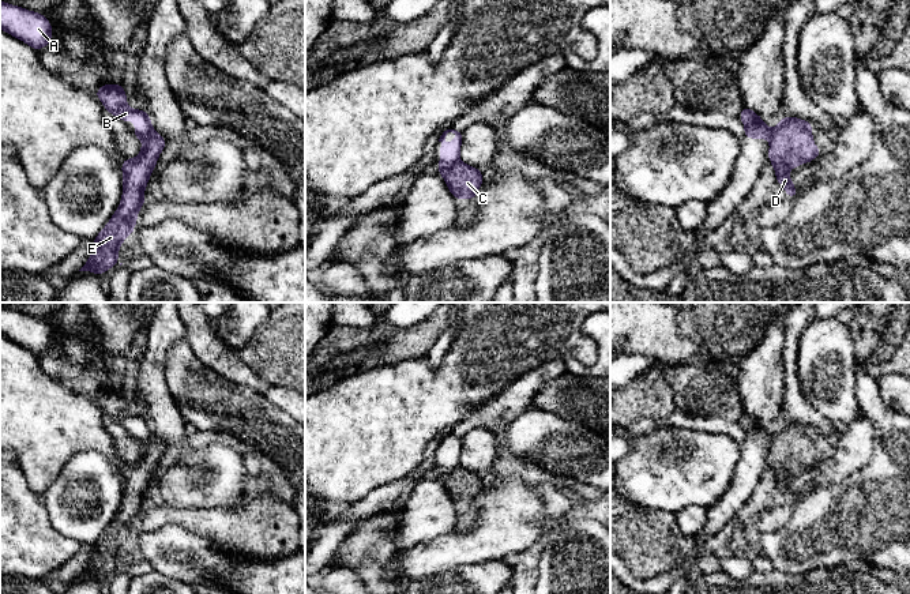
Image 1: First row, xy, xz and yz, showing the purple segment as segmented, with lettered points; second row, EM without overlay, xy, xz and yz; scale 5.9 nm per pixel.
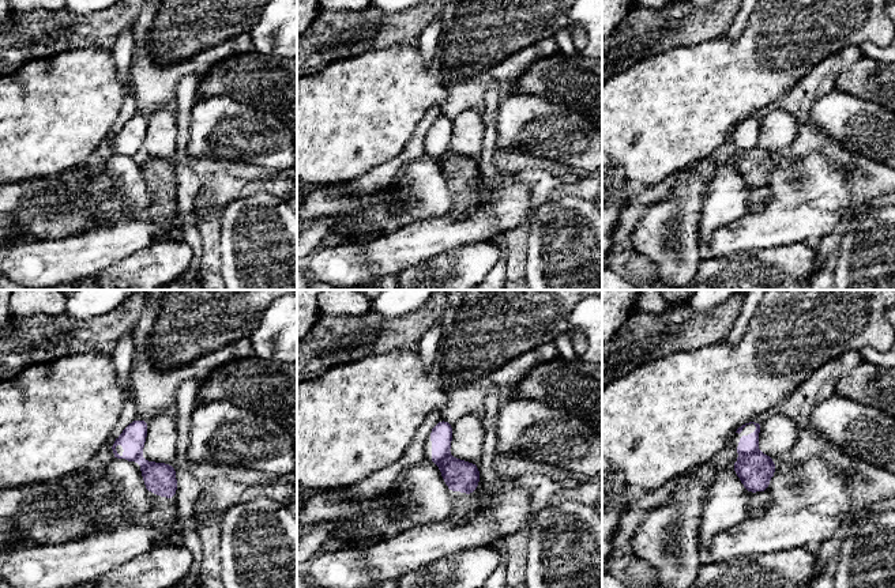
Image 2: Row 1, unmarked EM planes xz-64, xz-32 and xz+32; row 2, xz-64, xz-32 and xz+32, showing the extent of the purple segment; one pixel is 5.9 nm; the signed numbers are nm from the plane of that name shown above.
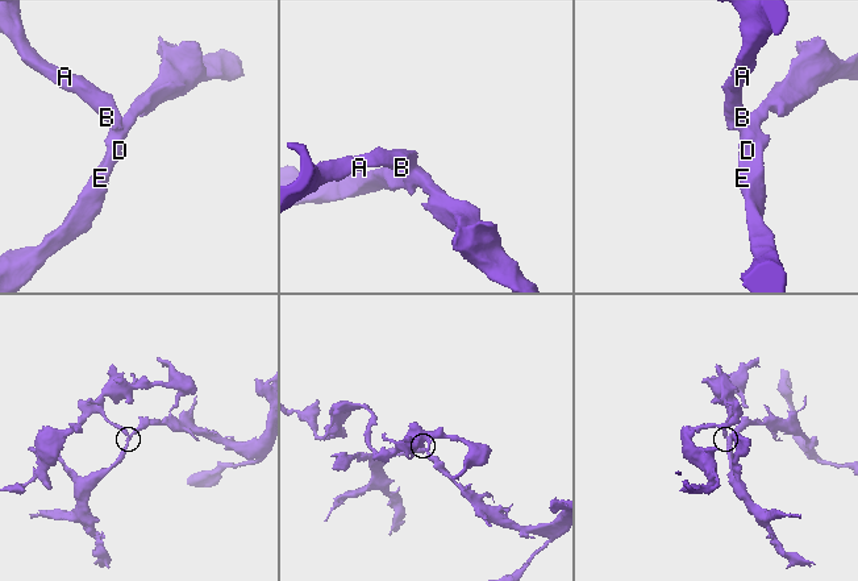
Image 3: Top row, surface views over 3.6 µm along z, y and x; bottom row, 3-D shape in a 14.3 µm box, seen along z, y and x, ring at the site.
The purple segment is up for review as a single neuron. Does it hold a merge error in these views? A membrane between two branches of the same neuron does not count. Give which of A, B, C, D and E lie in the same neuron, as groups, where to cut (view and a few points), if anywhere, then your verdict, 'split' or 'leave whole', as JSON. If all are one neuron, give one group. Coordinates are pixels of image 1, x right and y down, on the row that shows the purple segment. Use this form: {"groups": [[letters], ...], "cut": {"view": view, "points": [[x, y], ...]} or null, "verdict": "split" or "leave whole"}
{"groups": [["A", "B"], ["C", "D", "E"]], "cut": {"view": "xz", "points": [[458, 160], [439, 170]]}, "verdict": "split"}

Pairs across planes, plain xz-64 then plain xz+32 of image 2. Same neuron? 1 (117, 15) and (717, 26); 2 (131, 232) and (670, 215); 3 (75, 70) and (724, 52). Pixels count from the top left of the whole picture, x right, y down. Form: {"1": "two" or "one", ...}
{"1": "one", "2": "two", "3": "one"}

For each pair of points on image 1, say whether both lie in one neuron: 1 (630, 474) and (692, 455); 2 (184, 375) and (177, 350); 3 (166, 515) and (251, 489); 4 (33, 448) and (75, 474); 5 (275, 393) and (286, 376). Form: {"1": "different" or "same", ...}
{"1": "same", "2": "same", "3": "different", "4": "different", "5": "different"}

